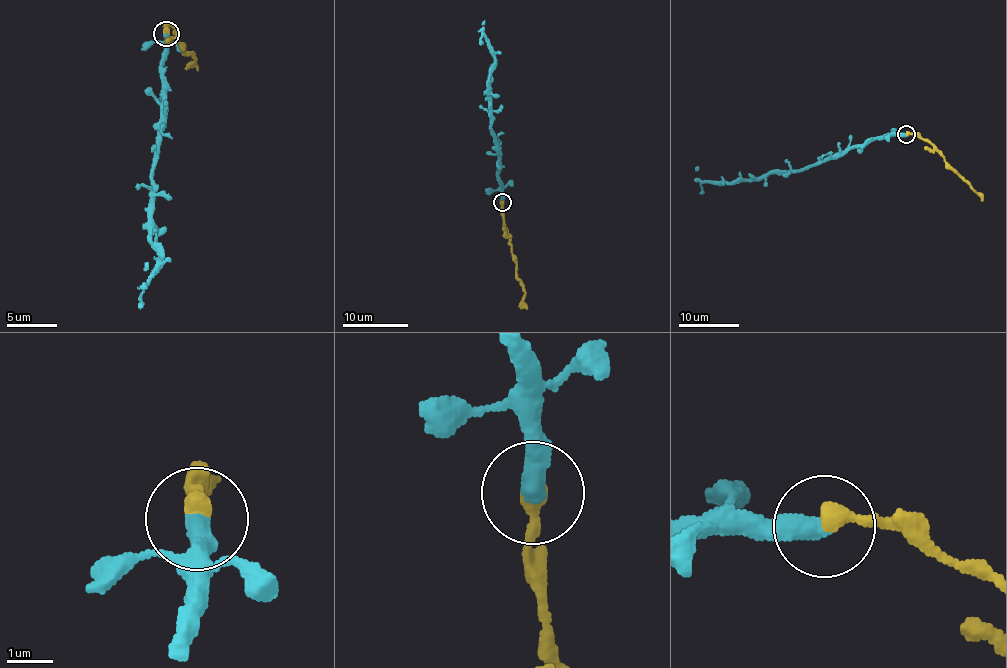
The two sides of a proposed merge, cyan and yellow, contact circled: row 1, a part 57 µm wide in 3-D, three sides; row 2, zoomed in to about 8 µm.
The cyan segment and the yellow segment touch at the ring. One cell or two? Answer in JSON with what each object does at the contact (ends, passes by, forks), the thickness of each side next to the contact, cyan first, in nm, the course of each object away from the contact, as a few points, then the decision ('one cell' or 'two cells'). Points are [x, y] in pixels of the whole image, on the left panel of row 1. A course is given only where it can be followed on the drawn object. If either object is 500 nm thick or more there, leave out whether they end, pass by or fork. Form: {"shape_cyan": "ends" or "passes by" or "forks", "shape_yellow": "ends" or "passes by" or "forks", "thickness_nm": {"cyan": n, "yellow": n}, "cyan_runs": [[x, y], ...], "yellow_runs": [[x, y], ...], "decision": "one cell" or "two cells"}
{"shape_cyan": "ends", "shape_yellow": "ends", "thickness_nm": {"cyan": 440, "yellow": 400}, "cyan_runs": [[167, 34], [168, 51], [160, 64], [163, 133], [152, 182], [152, 237], [161, 264], [144, 286], [147, 262]], "yellow_runs": [[167, 34], [169, 22], [175, 28], [177, 41], [198, 69]], "decision": "two cells"}

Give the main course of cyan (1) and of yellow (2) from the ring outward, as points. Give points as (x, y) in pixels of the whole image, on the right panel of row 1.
1: (906, 135), (870, 137), (862, 144), (801, 169), (771, 171), (754, 180), (700, 181), (696, 179), (697, 166)
2: (906, 135), (918, 134), (927, 139), (983, 201)

